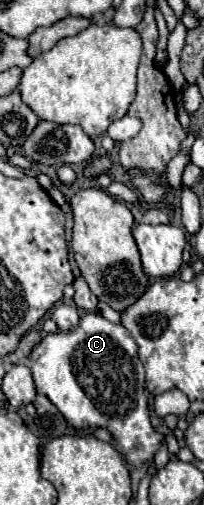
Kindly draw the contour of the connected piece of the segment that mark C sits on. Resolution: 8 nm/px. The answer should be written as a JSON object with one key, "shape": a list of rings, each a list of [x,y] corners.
{"shape":[[[97,311],[85,313],[75,329],[67,333],[49,333],[47,337],[43,337],[43,341],[31,349],[29,361],[37,393],[45,395],[61,411],[69,425],[73,425],[75,429],[107,427],[113,433],[115,443],[119,445],[119,451],[125,455],[129,465],[141,465],[155,455],[163,441],[163,435],[153,431],[151,427],[145,395],[145,371],[137,357],[137,345],[123,325],[107,321]]]}

